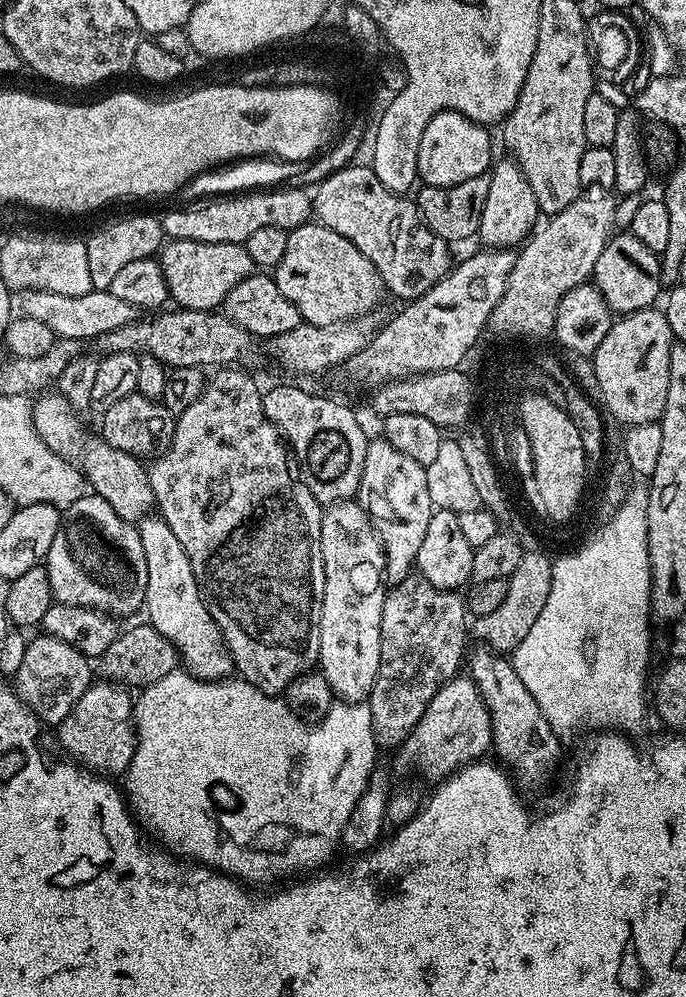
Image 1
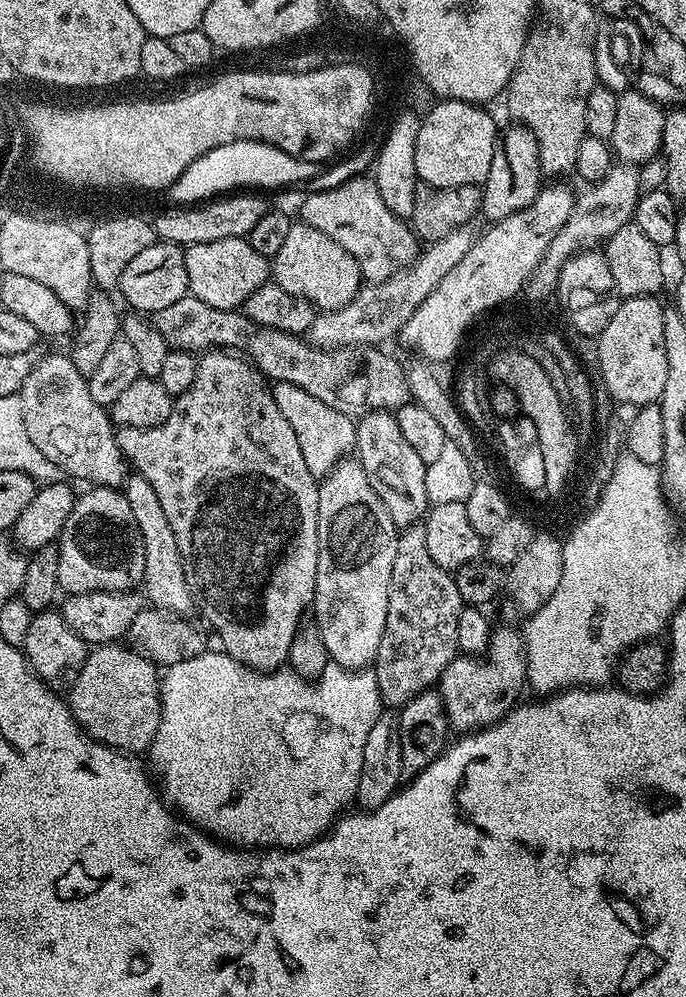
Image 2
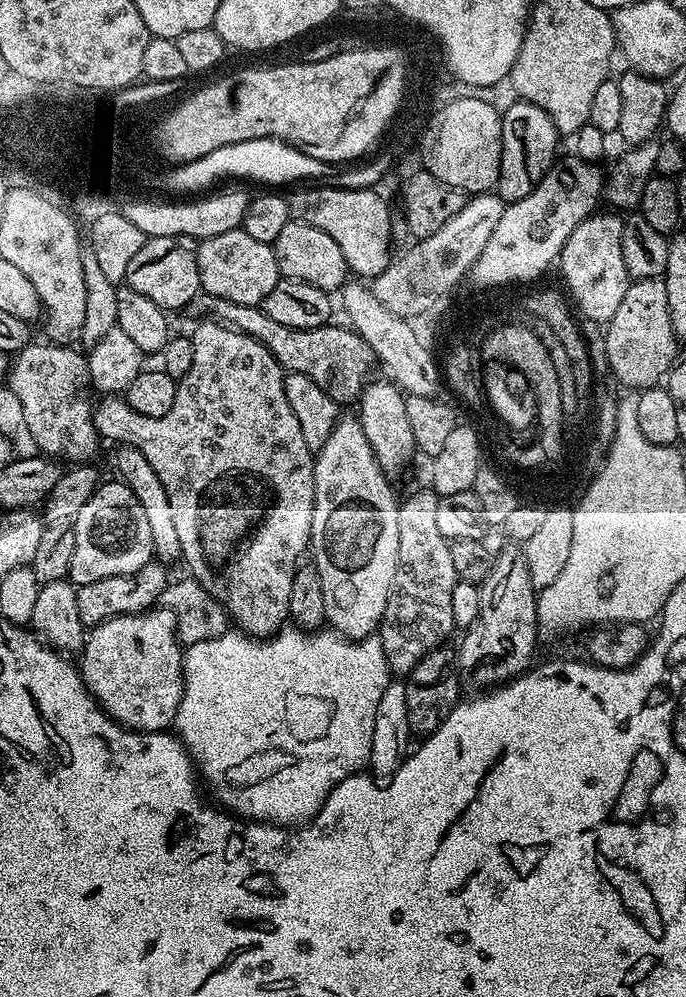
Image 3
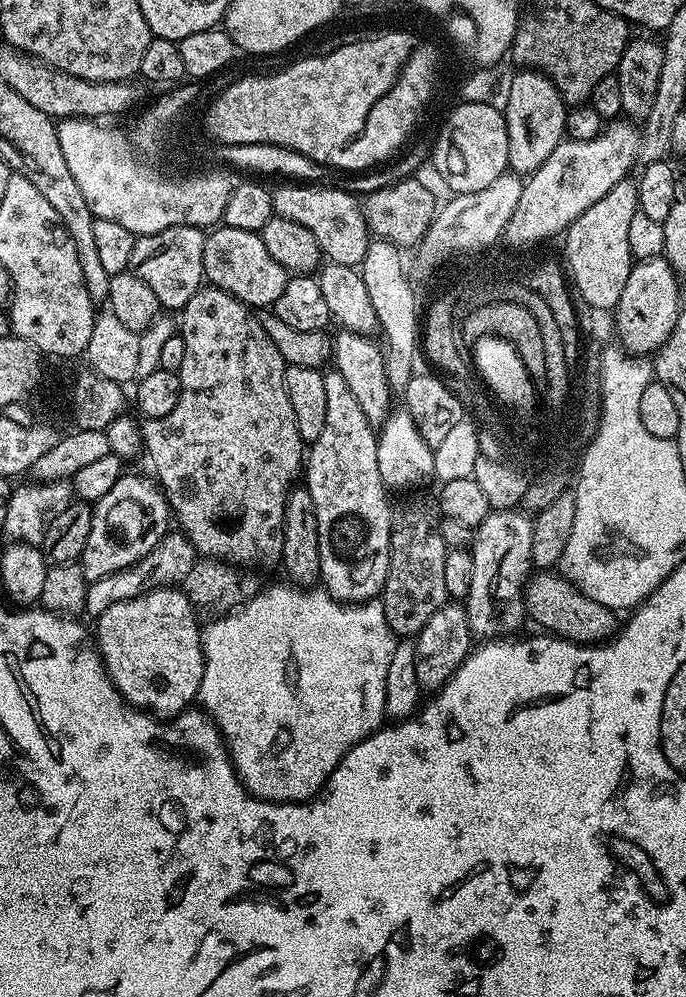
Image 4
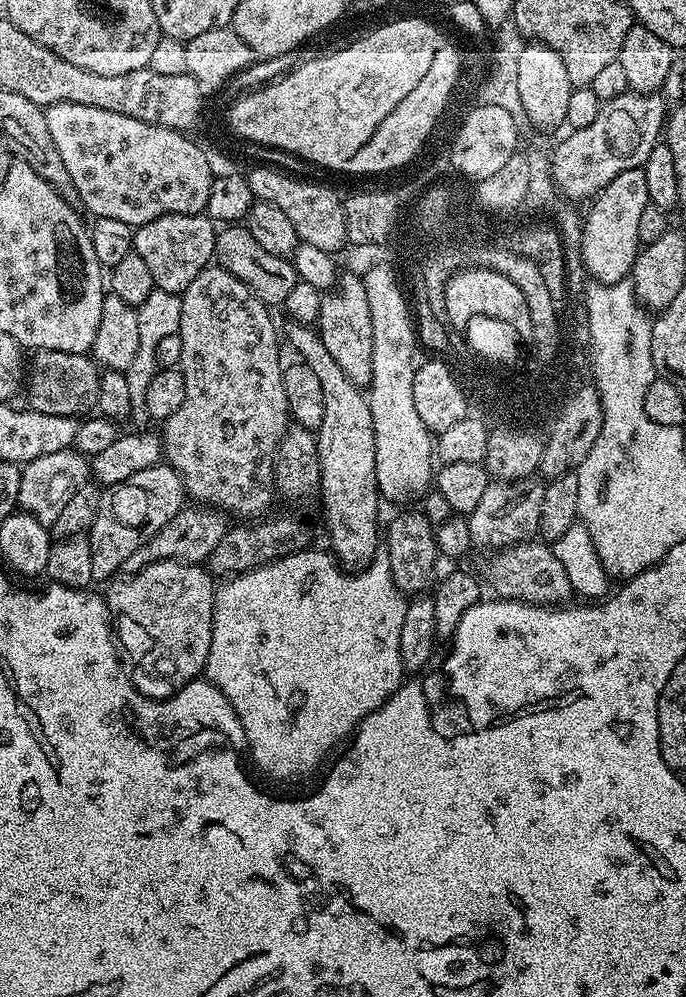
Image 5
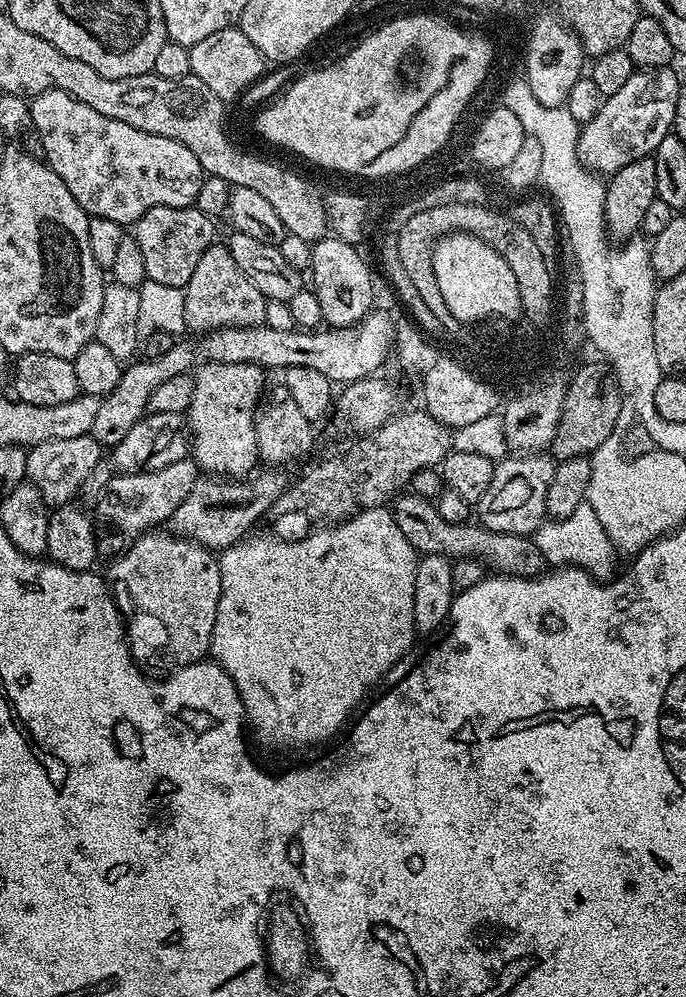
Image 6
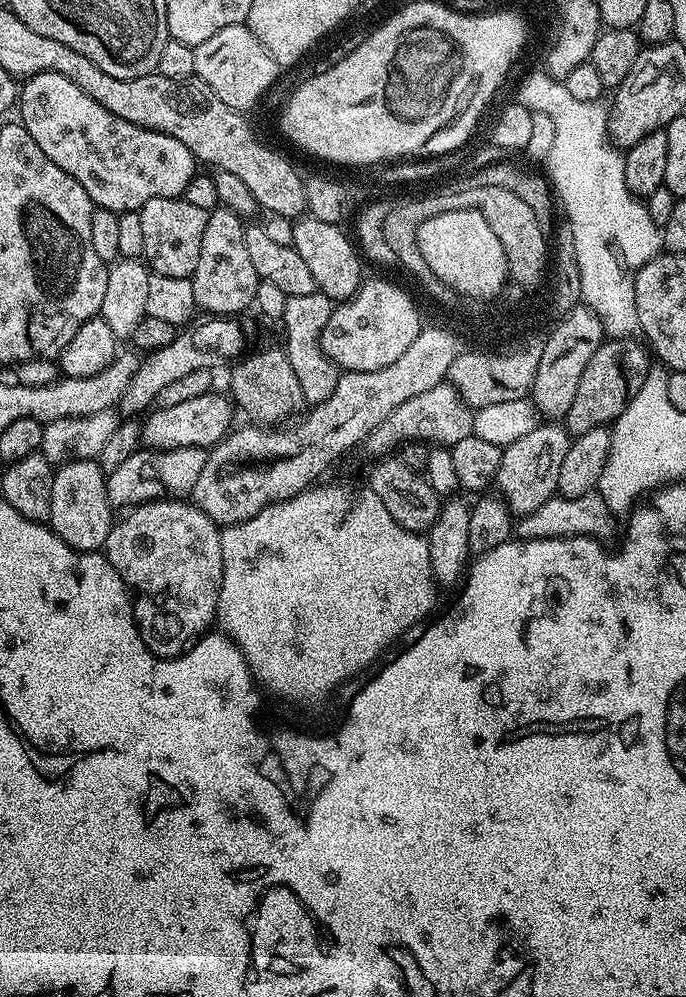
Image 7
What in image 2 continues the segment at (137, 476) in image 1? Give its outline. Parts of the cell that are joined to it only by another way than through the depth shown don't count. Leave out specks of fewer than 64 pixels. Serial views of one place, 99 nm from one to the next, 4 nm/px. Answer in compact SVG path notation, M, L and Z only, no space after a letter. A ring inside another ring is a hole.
M45 355L41 358L34 366L34 370L30 370L30 378L26 378L18 395L22 402L26 433L29 434L31 442L38 446L38 450L50 462L56 463L61 468L65 477L77 476L78 479L85 480L85 485L101 488L119 489L123 485L130 468L116 441L112 417L106 411L105 405L90 398L87 379L76 369L71 355Z

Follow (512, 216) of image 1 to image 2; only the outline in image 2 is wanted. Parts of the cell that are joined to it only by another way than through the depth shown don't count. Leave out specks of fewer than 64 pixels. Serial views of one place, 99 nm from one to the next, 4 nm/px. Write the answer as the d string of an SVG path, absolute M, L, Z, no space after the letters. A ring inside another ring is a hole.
M523 126L511 127L499 133L494 162L490 162L490 174L486 174L482 185L480 207L482 216L485 216L488 222L505 220L510 218L510 214L518 214L518 210L526 210L526 206L534 202L542 187L540 159L534 134Z

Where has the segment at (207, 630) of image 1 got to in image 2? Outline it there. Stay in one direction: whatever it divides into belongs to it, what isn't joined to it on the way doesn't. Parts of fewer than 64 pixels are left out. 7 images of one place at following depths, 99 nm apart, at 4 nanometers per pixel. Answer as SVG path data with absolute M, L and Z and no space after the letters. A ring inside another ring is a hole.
M132 474L125 479L122 491L126 502L130 502L134 522L142 534L142 546L146 558L142 588L151 607L165 614L188 614L188 611L193 611L194 608L192 591L186 582L186 570L182 554L178 554L178 542L174 538L174 530L170 530L170 521L162 511L162 502L158 502L158 494L154 494L154 486L150 486L146 478Z

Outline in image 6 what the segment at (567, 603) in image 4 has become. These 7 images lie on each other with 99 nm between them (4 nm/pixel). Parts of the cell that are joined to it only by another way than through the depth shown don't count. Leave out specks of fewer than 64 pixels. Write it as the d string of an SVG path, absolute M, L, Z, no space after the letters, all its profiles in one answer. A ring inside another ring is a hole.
M407 494L397 495L394 515L398 530L406 534L406 542L420 554L438 554L453 561L476 559L483 561L493 573L505 576L539 576L545 571L546 561L532 538L505 532L491 532L476 522L448 524L431 499Z

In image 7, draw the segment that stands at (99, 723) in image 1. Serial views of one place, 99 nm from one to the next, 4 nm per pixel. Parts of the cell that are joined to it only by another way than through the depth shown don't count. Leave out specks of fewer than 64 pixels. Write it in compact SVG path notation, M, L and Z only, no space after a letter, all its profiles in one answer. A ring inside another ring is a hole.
M184 498L151 500L121 516L102 551L125 585L134 590L136 624L146 646L162 660L182 656L216 620L222 582L221 529Z

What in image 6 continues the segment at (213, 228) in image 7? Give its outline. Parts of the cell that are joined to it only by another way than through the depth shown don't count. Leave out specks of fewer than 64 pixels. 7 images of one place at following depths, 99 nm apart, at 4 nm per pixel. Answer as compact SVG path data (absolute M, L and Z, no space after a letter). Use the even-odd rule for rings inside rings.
M214 242L202 254L198 267L190 277L190 282L183 289L185 296L185 322L187 331L207 334L214 328L252 328L264 323L265 298L238 270L238 262L230 256L230 250L220 242Z

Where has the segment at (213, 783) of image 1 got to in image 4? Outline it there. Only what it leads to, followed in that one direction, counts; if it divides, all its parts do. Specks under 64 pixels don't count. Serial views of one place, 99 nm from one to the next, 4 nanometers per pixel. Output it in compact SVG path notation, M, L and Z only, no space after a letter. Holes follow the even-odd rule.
M291 583L276 584L265 592L257 591L249 600L238 608L221 615L212 625L202 632L204 646L204 669L200 683L198 704L207 715L211 716L224 737L228 755L232 758L232 767L236 770L244 789L257 800L271 800L278 804L307 802L324 787L328 776L339 766L341 760L358 742L371 736L385 723L384 703L386 702L386 674L390 671L390 658L394 654L398 640L386 622L386 614L379 599L366 604L344 604L316 586L311 590L297 588Z

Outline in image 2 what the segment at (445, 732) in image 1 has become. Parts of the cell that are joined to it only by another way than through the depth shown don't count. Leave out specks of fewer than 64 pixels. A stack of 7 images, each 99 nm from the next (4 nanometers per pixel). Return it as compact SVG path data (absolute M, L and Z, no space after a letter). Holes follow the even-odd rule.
M504 624L501 628L493 627L488 637L488 649L477 658L467 654L457 655L455 660L446 666L438 681L438 691L444 699L444 709L448 715L448 727L457 733L467 734L481 728L489 728L496 721L504 719L521 699L520 691L526 688L528 678L528 659L524 653L524 638L521 629L511 628Z

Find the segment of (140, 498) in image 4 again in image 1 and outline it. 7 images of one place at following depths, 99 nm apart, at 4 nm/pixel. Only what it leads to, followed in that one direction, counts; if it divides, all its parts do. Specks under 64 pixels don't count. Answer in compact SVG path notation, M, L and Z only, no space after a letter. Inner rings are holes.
M87 494L63 509L58 534L43 565L50 574L55 603L86 606L117 618L132 616L144 607L146 550L142 550L139 527L122 518L106 498Z

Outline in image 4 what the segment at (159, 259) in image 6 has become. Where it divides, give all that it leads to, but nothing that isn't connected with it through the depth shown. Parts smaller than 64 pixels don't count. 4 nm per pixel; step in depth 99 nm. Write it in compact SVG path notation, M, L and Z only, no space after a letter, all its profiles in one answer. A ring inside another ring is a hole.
M170 226L170 230L162 230L158 234L141 236L134 242L134 254L130 271L150 290L154 290L154 298L158 298L161 309L179 310L194 298L194 294L205 283L204 278L204 238L203 228L194 226Z

